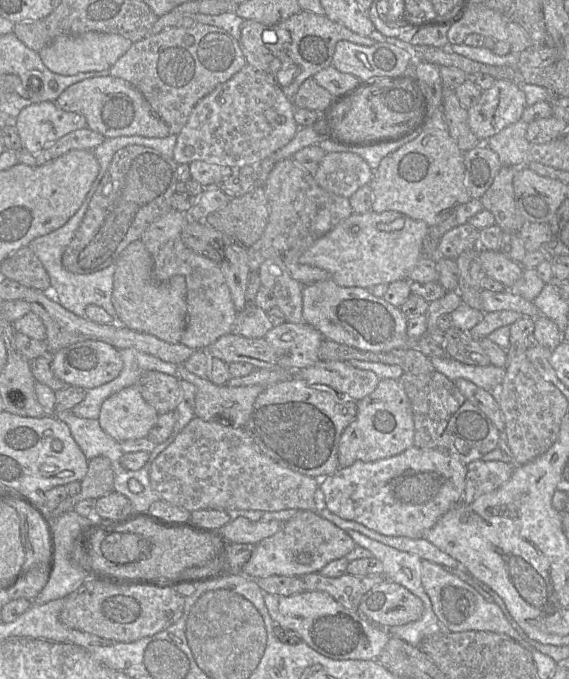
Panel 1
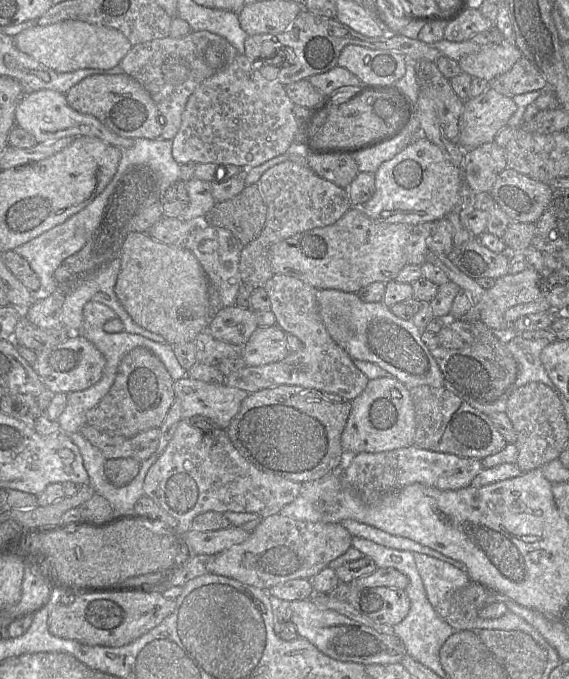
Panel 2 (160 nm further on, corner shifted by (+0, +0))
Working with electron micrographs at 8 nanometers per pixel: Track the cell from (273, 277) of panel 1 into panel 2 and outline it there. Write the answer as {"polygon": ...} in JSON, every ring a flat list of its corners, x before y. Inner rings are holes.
{"polygon":[[275,274,263,286,271,301,271,310,276,317,276,326,287,334,296,336,302,342,302,348,294,353,289,353,283,360,263,366,246,366,228,376,225,384,242,389,249,394,257,391,278,387,280,385,302,386,315,389,323,393,331,393,341,397,344,401,353,401,366,388,369,379,355,365,349,354,342,349,328,334,319,314,319,306,316,299,318,289,297,279,283,274]]}

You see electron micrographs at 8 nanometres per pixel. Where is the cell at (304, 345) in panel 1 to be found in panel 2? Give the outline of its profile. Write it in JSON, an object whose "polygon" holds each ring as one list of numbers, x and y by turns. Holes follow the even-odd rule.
{"polygon":[[278,326,258,327,243,346,246,366,263,366,279,362,289,354,287,333]]}

